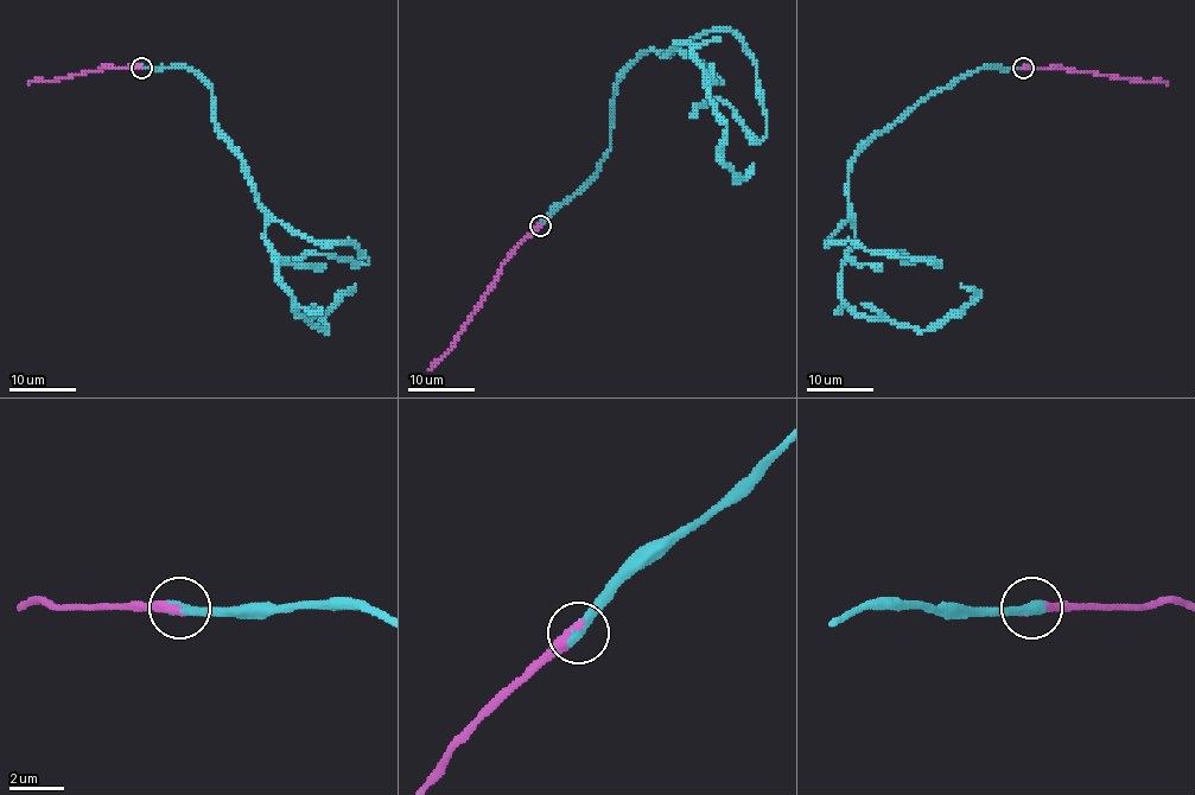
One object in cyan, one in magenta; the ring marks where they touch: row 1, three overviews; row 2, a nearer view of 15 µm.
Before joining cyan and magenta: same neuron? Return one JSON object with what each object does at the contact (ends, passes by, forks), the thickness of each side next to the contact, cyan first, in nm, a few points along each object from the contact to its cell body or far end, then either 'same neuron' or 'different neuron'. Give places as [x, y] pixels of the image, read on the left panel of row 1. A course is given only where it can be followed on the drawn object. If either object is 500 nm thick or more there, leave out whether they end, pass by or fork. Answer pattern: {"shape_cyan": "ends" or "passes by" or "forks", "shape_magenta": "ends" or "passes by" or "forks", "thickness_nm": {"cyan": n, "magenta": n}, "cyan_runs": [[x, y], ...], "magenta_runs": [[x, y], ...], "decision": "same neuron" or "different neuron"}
{"shape_cyan": "ends", "shape_magenta": "ends", "thickness_nm": {"cyan": 440, "magenta": 440}, "cyan_runs": [[141, 67], [199, 75], [256, 201], [307, 236], [351, 242], [368, 262], [299, 256]], "magenta_runs": [[141, 67], [106, 65], [56, 80], [27, 82]], "decision": "same neuron"}

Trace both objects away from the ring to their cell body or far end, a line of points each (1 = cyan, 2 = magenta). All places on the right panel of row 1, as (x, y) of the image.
1: (1023, 68), (961, 76), (921, 99), (851, 164), (849, 217), (827, 242), (938, 264), (896, 255), (915, 256)
2: (1023, 68), (1060, 65), (1168, 82)

